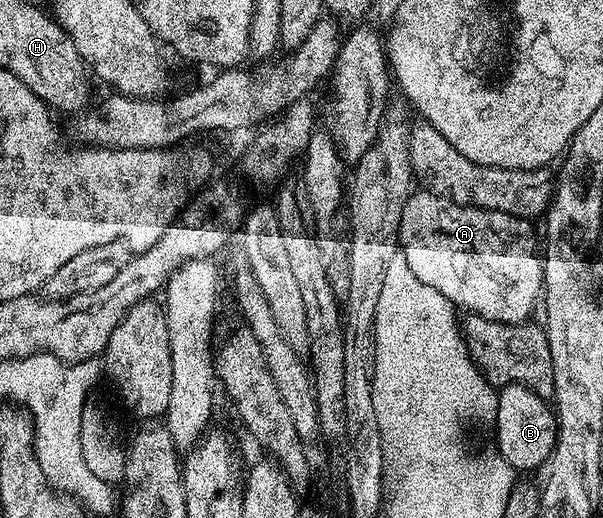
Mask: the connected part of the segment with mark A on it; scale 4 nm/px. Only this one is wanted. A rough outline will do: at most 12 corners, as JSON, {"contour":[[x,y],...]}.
{"contour":[[420,189],[398,247],[412,275],[499,323],[533,318],[527,219]]}

